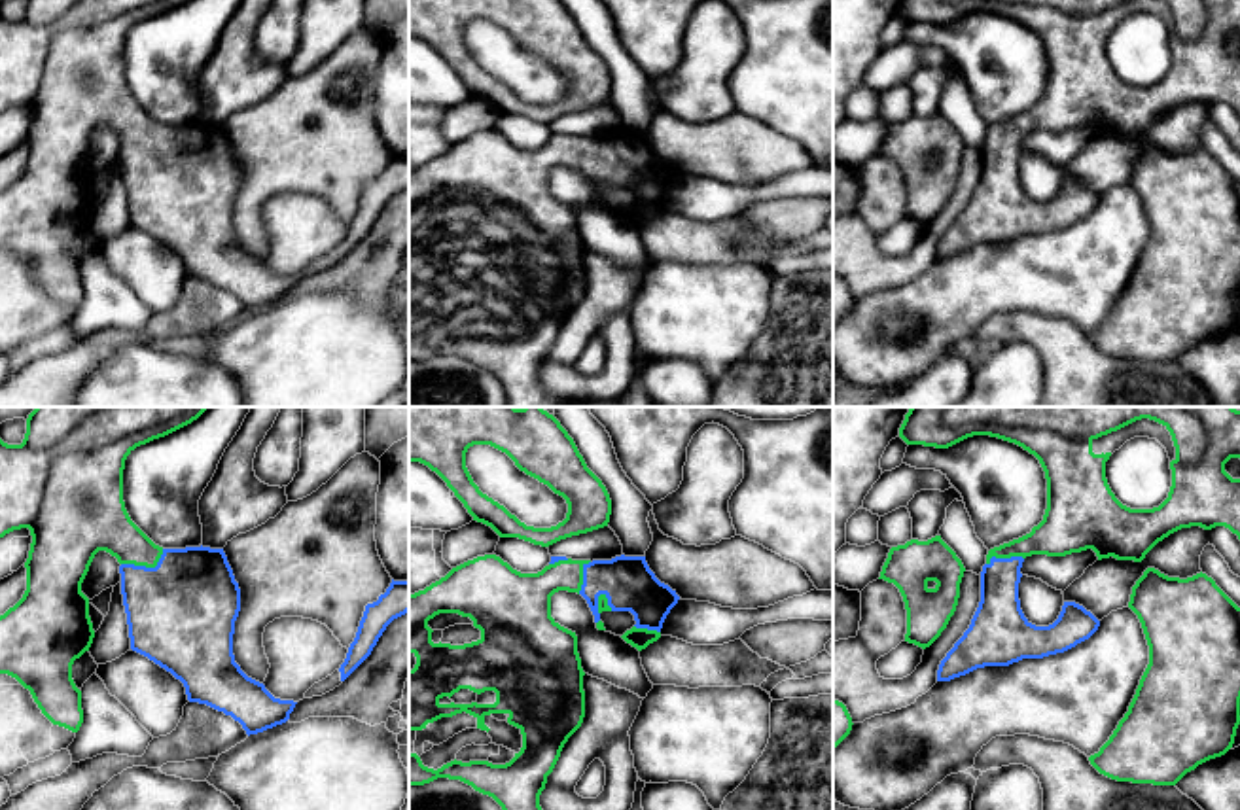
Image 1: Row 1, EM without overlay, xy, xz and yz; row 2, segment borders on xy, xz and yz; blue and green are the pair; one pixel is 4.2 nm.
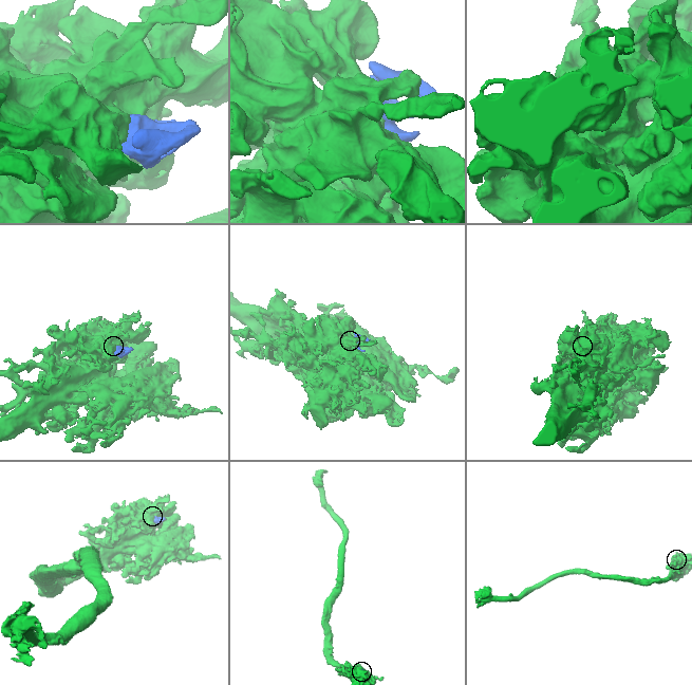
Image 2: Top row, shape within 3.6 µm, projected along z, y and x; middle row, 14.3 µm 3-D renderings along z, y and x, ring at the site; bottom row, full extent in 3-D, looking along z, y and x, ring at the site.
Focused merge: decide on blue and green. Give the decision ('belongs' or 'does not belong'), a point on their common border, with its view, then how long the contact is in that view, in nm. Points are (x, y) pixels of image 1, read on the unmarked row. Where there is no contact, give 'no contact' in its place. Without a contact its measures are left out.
belongs; meets blue in xy at (144, 142); contact 200 nm long

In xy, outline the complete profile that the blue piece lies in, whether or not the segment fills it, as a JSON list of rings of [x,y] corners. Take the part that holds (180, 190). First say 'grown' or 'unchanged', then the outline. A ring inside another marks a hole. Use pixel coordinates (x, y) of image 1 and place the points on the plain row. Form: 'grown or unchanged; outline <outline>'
grown; outline [[[27,0],[21,21],[0,15],[0,114],[28,104],[32,112],[23,174],[0,191],[0,250],[15,254],[30,267],[42,290],[59,303],[78,308],[83,299],[81,267],[72,255],[72,240],[89,227],[95,206],[89,174],[81,159],[98,127],[117,134],[131,225],[148,233],[186,263],[189,278],[206,280],[257,310],[290,295],[293,276],[275,274],[263,259],[248,254],[235,238],[233,210],[240,187],[240,165],[223,125],[155,121],[129,93],[123,78],[127,32],[140,21],[165,13],[187,0]]]

